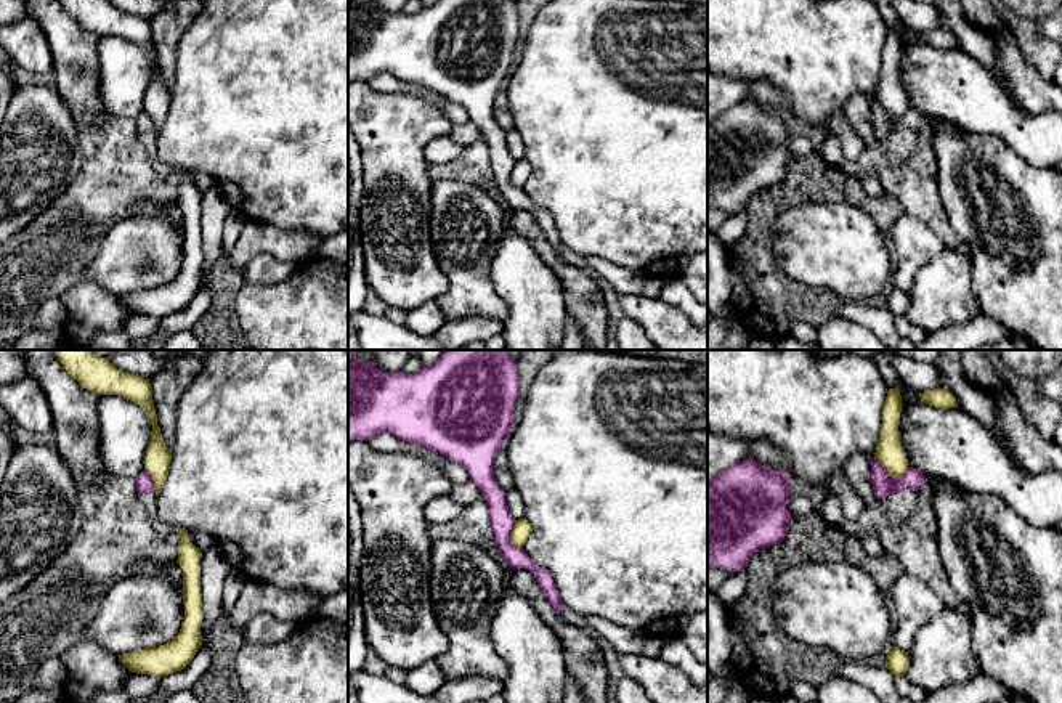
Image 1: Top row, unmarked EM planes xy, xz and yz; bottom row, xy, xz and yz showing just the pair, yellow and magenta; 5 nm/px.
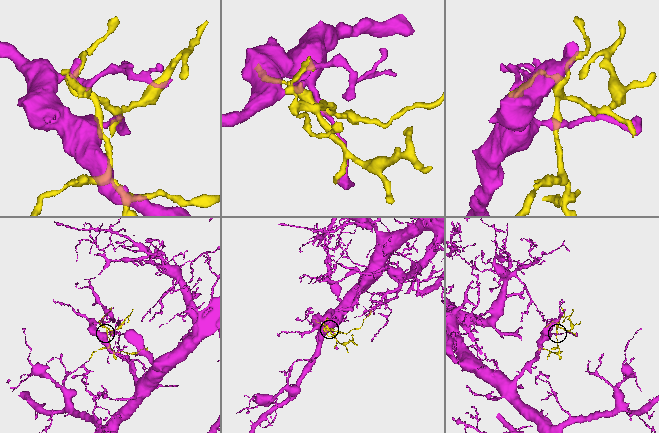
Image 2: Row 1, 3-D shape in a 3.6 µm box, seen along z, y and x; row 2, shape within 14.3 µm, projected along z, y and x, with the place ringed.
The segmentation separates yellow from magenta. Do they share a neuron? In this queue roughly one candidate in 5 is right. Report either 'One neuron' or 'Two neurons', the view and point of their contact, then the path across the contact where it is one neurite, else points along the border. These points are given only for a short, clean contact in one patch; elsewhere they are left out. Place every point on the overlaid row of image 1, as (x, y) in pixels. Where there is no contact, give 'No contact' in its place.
Two neurons. Touches yellow at yz (891, 475)

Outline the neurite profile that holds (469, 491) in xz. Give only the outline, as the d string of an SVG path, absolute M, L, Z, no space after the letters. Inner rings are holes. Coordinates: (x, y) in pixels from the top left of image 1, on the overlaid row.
M472 480L464 485L452 485L451 491L448 493L452 501L464 506L473 502L480 494L480 488Z

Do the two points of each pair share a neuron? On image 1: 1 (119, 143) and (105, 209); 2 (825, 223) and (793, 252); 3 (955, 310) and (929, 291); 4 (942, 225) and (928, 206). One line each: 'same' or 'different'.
1: same
2: same
3: same
4: same

